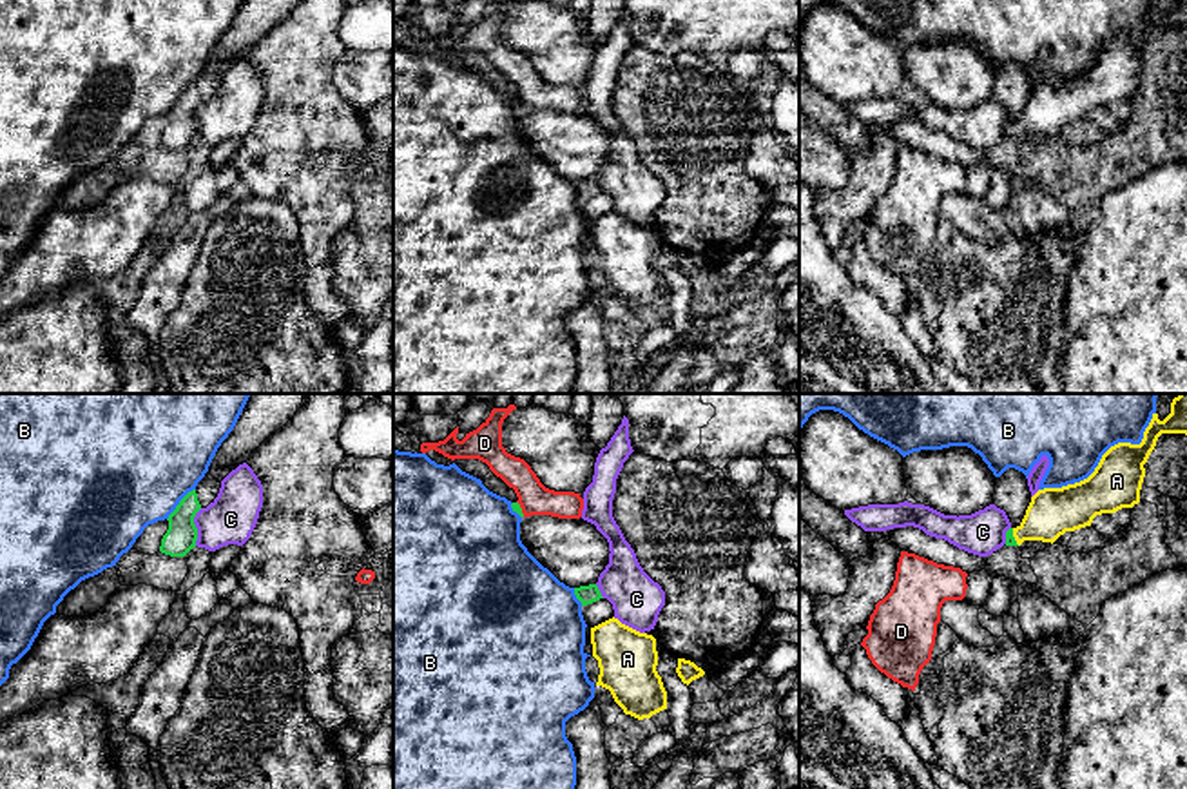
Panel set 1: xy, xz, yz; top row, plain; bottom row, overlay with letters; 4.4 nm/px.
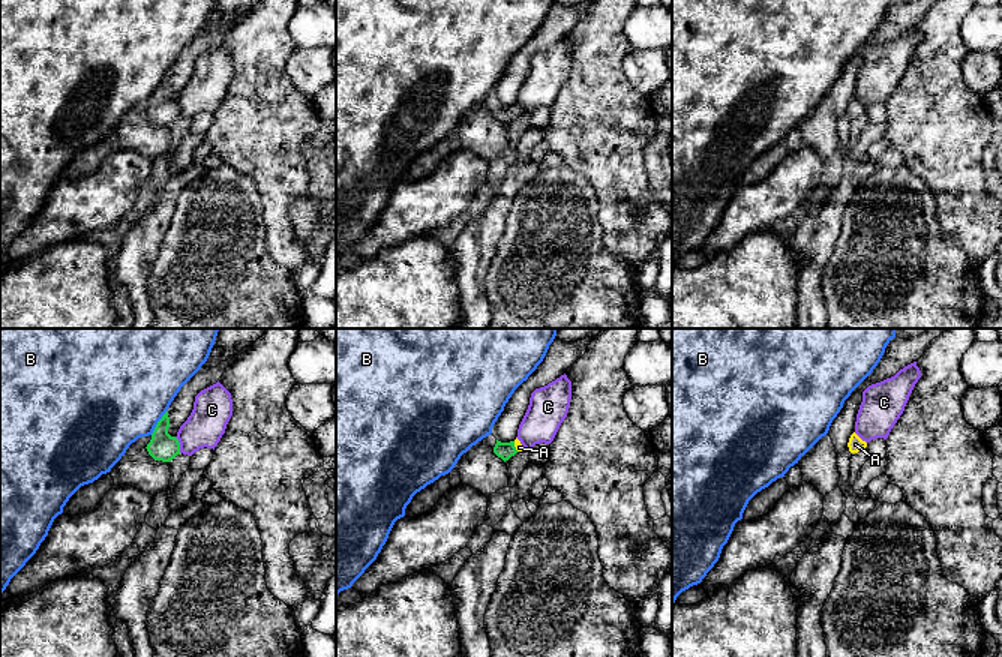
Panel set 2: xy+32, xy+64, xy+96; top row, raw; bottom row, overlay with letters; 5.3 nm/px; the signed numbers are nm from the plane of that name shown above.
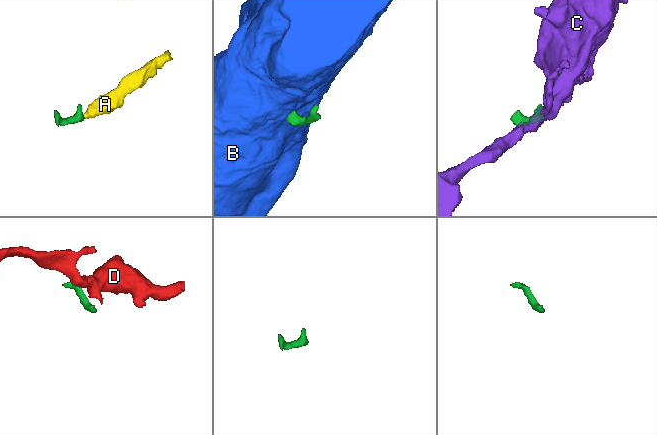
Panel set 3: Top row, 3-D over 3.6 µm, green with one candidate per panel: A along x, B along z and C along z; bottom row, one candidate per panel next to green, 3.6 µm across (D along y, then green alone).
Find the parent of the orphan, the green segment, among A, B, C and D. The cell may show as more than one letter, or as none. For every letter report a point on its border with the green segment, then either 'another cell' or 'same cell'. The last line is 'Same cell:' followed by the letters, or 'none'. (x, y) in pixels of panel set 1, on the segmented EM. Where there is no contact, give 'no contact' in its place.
A: yz (1013, 537) | same cell
B: xy (180, 503) | another cell
C: xy (194, 526) | another cell
D: xz (521, 508) | another cell
Same cell: A

